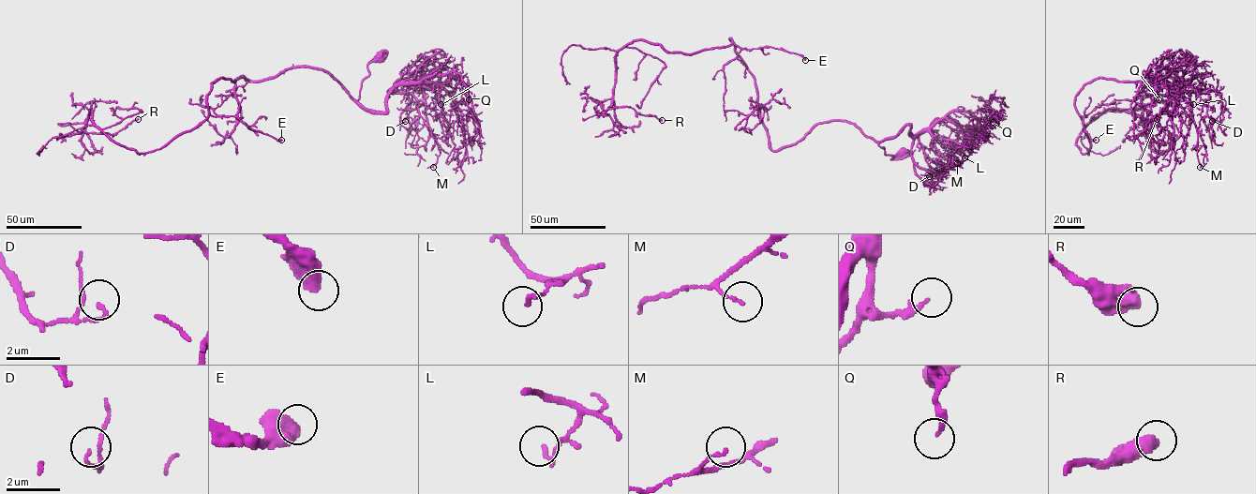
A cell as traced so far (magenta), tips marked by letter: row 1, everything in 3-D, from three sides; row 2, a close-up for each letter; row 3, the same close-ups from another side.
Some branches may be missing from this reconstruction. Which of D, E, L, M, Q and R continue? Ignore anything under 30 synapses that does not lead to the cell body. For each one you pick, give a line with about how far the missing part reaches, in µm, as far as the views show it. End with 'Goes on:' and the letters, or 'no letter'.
E: missing 30 µm
Goes on: E

